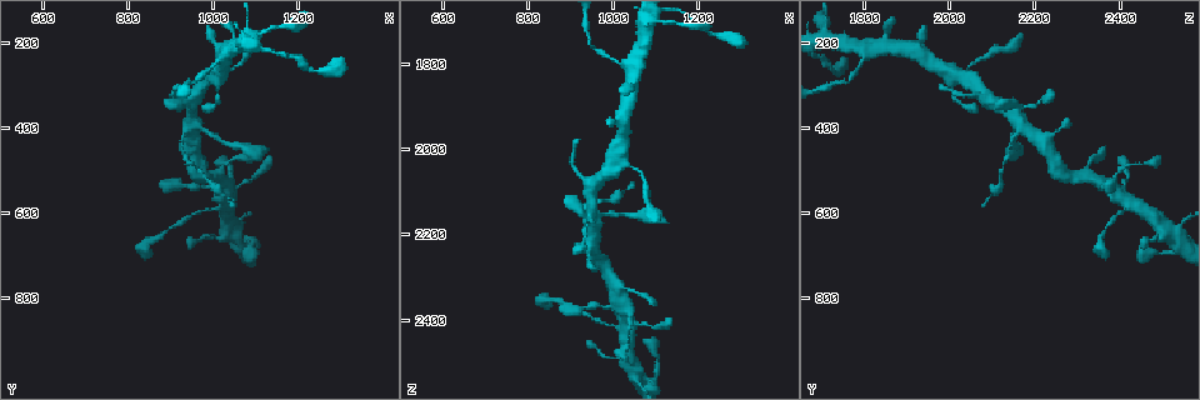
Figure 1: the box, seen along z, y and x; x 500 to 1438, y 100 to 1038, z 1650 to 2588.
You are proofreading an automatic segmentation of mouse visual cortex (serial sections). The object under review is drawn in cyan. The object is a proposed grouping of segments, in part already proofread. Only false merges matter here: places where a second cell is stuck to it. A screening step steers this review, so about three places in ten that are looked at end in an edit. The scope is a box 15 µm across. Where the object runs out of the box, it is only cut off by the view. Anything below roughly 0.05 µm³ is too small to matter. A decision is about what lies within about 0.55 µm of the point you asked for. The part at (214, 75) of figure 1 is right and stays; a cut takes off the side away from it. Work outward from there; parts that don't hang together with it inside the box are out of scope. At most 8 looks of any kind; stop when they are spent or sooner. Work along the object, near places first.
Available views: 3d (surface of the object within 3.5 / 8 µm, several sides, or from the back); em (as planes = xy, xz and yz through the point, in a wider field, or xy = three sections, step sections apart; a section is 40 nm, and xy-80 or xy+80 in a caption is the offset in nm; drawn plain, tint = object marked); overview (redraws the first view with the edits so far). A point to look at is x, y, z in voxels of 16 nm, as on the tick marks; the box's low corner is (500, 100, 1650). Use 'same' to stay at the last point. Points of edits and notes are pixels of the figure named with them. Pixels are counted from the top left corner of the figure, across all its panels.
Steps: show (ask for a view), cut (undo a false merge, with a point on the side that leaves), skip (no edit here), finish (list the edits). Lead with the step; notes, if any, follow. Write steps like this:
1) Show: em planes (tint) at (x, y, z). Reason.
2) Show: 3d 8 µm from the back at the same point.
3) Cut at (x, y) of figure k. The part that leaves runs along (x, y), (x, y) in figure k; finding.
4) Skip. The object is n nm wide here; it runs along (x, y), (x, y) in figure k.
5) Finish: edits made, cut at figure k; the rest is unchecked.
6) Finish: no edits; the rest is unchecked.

Show: 3d 3.5 µm at (1005, 250, 1800). Thick turns thin.

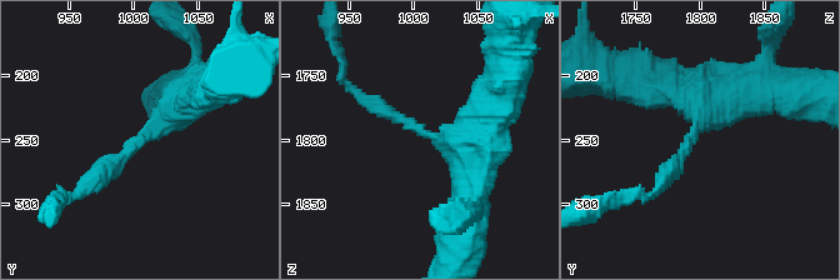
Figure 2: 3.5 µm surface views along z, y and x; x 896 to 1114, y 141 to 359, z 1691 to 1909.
Show: em xy step 3 (plain) at (1012, 244, 1796). The arms are 200, 450 nm wide.

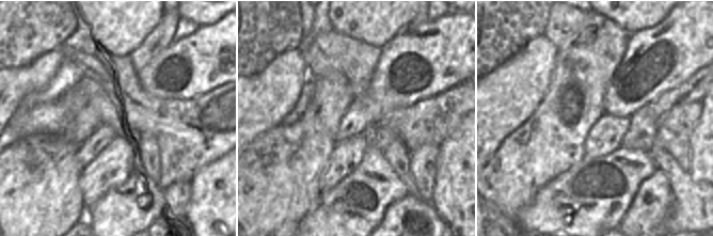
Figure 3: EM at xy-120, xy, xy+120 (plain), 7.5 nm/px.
Show: em xy step 3 (tint) at the same point. With the object marked.

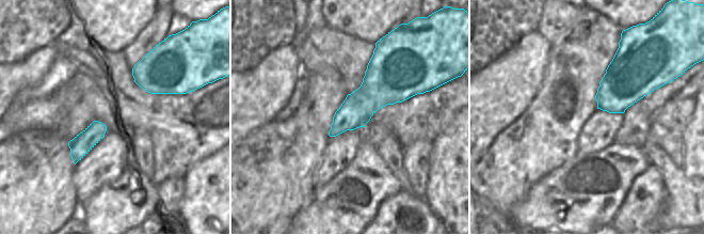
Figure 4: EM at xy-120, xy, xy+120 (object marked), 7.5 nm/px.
Skip. It runs along (190, 91), (129, 153), (86, 184) in figure 2; continuous, no second cell.

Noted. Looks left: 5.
Show: 3d 8 µm at (935, 445, 2145).

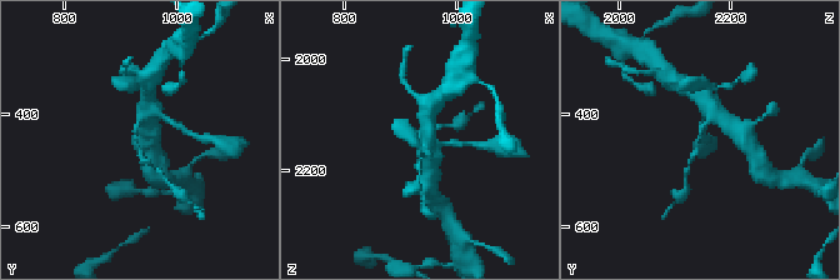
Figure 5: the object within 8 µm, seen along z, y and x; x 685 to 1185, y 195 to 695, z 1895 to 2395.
Show: 3d 3.5 µm at (925, 450, 2140).

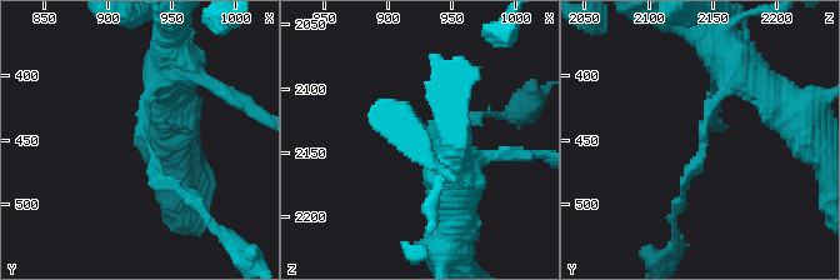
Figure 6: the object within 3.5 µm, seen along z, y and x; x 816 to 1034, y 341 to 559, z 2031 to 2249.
Show: em xy step 1 (tint) at (928, 452, 2144).

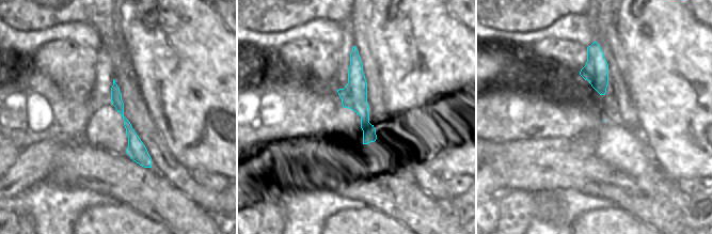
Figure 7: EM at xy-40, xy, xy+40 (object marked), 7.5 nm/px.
Cut at (684, 183) of figure 6. The arms are 150, 200 nm wide; the part that leaves runs along (704, 143), (673, 215), (675, 231) in figure 6; a second cell is stuck on.

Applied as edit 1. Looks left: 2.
Show: 3d 3.5 µm at (1070, 685, 2540). Four-way junction.

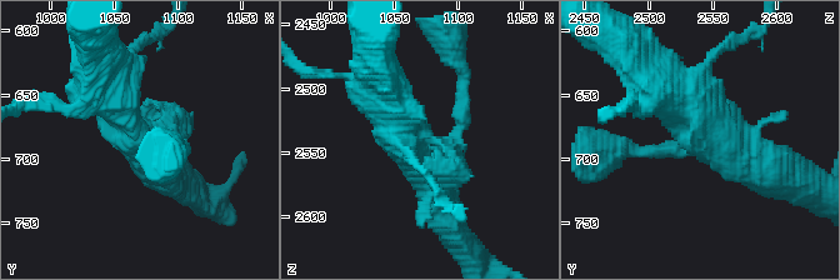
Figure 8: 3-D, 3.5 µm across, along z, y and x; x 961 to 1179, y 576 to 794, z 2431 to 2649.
Show: em xy step 3 (tint) at (1064, 686, 2542). Need the tissue.

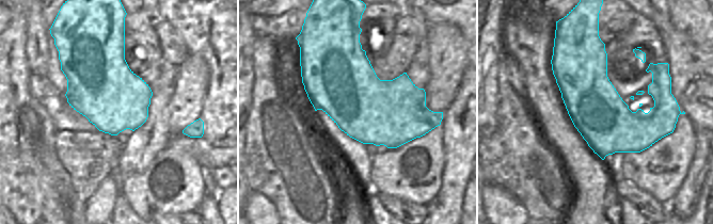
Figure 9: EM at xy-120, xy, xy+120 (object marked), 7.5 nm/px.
Skip. It runs along (106, 84), (141, 149), (184, 149) in figure 8; continuous, no second cell.

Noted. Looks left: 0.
Finish: edits made, cut at figure 6; the rest is unchecked.

